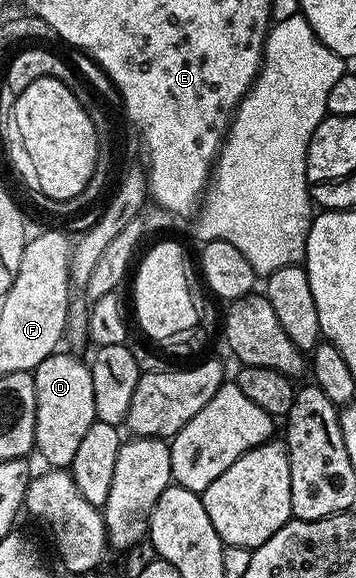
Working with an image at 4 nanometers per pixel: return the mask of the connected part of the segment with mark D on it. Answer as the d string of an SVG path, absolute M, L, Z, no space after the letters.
M57 350L45 358L32 372L36 391L35 451L53 469L71 469L74 454L86 430L96 420L94 410L94 378L91 367L71 351Z

